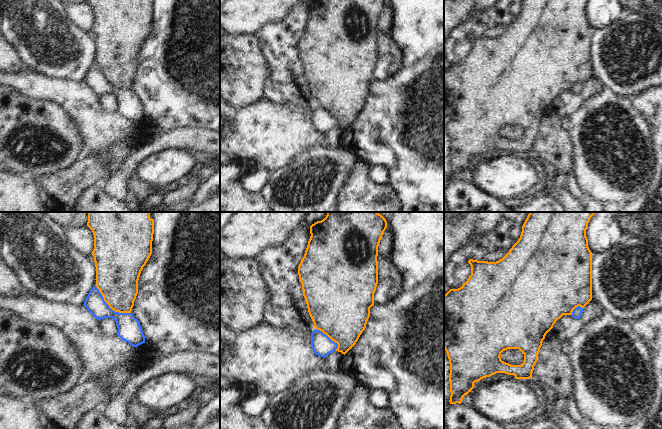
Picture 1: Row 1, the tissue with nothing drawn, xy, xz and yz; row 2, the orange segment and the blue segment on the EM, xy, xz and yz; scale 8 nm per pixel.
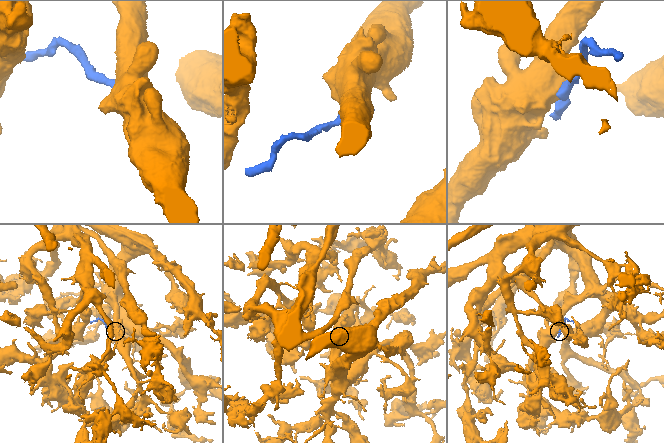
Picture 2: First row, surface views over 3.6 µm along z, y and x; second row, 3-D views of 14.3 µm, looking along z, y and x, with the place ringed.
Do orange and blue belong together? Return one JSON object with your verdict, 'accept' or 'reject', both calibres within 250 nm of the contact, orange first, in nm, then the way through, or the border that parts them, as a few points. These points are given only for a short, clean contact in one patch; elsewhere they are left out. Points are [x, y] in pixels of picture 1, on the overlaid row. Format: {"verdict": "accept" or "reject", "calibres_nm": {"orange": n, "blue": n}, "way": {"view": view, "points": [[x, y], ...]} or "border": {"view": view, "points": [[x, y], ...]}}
{"verdict": "reject", "calibres_nm": {"orange": 340, "blue": 190}}

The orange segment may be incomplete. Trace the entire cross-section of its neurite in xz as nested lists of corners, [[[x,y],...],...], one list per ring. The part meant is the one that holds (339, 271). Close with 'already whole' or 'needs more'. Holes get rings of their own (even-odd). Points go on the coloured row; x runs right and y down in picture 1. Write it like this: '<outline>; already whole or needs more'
[[[327,212],[326,217],[310,226],[310,239],[298,266],[309,315],[317,330],[338,344],[336,351],[346,354],[358,341],[374,305],[378,284],[378,246],[387,228],[386,219],[378,212]]]; already whole

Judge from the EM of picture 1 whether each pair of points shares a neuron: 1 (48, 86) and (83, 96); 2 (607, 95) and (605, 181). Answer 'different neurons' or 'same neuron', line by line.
1: same neuron
2: same neuron

